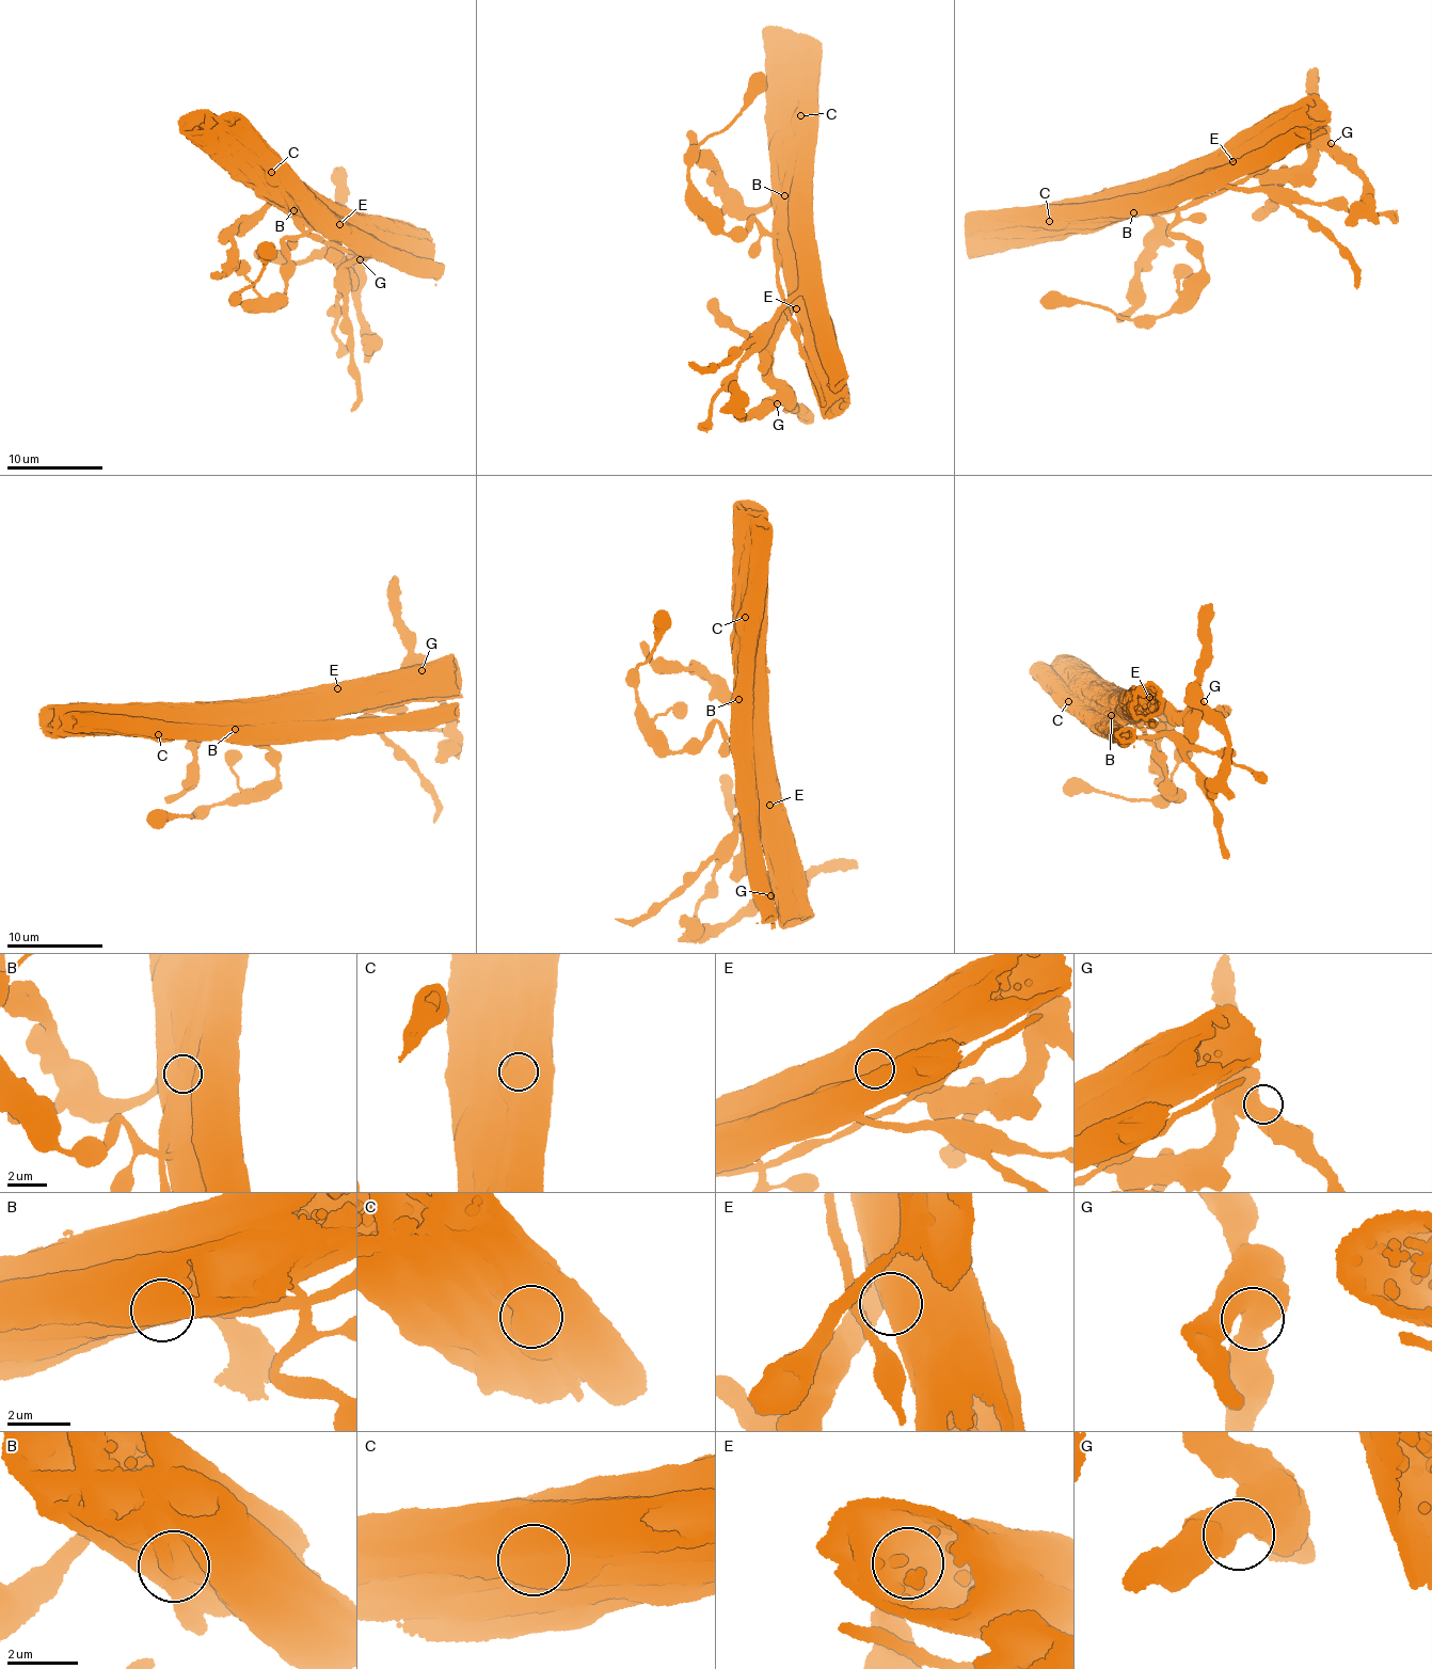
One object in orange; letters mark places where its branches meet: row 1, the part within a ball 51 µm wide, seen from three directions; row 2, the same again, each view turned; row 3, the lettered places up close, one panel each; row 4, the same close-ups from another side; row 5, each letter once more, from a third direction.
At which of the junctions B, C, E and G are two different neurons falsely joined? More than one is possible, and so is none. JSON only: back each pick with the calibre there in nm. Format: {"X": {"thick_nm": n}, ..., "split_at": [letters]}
{"B": {"thick_nm": 1050}, "C": {"thick_nm": 1350}, "split_at": ["B", "C"]}

